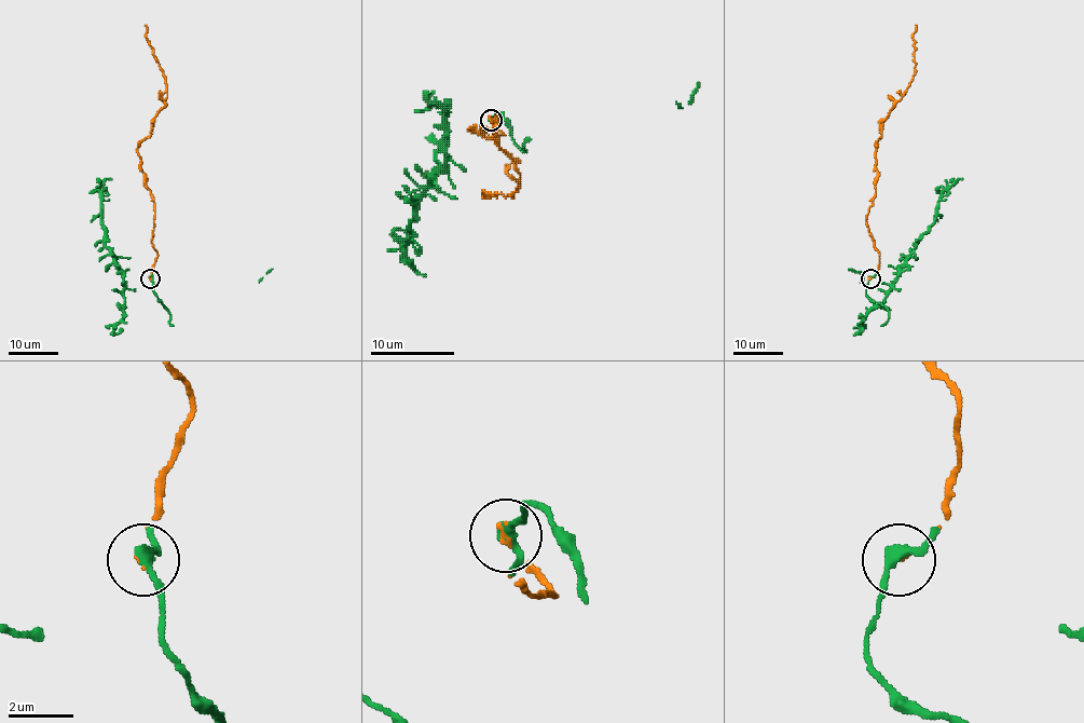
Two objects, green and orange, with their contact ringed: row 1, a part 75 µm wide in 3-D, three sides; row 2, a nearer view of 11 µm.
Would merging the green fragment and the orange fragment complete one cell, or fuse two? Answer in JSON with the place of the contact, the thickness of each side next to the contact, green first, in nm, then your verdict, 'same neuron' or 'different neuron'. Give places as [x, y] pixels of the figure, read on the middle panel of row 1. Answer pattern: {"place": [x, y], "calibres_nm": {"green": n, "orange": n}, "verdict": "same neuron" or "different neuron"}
{"place": [491, 120], "calibres_nm": {"green": 320, "orange": 90}, "verdict": "same neuron"}

